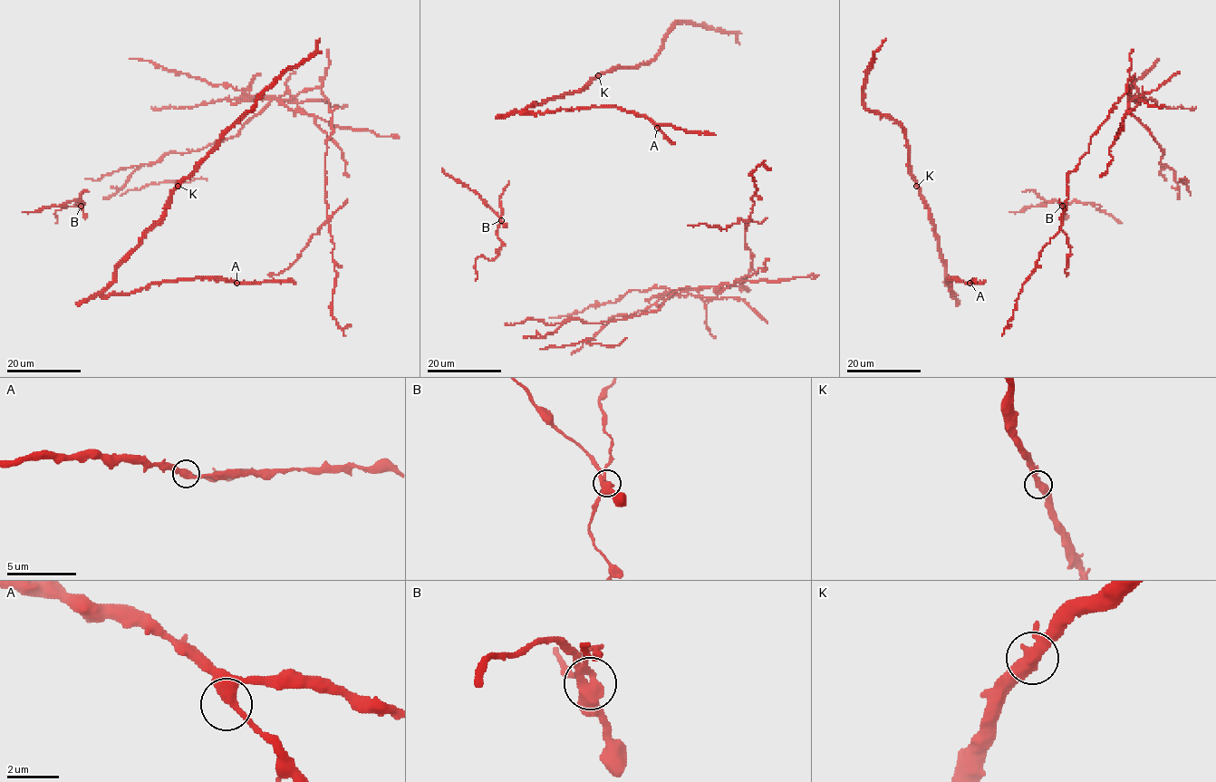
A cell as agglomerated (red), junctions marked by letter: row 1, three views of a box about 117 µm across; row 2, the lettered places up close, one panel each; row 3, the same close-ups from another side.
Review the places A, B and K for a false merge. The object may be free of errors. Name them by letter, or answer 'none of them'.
B

